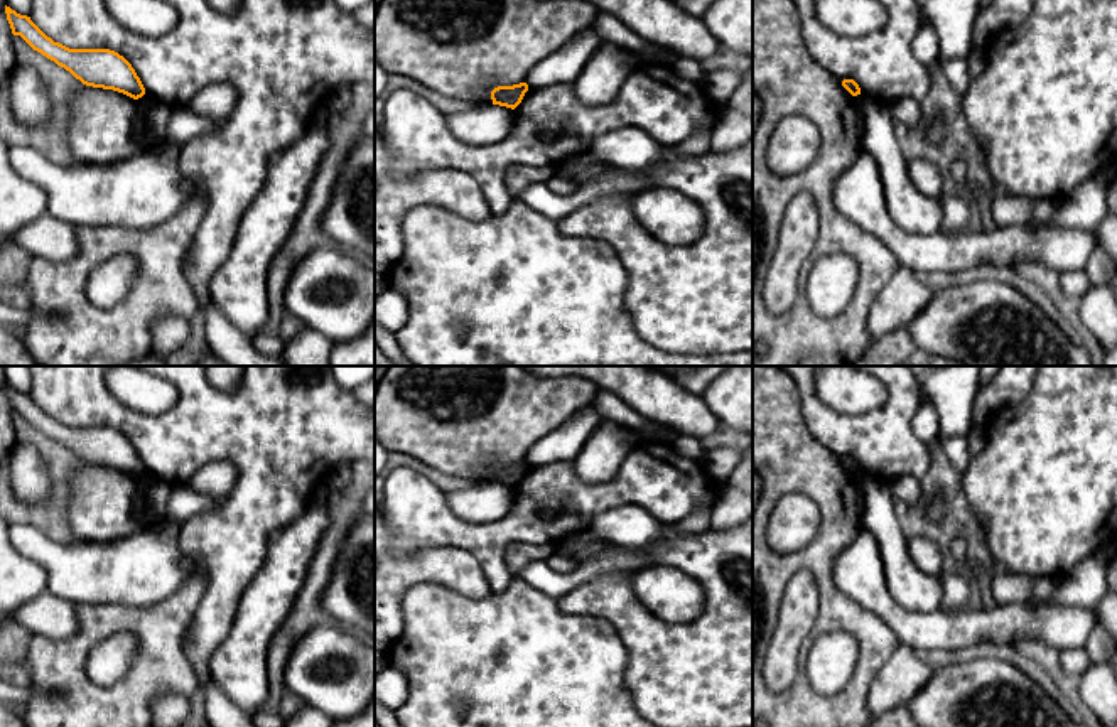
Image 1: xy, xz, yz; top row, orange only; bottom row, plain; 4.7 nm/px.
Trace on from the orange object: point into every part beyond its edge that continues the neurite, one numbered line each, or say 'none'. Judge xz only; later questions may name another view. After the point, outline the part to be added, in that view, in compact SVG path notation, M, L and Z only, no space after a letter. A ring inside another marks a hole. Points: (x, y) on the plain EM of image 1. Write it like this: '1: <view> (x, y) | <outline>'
none

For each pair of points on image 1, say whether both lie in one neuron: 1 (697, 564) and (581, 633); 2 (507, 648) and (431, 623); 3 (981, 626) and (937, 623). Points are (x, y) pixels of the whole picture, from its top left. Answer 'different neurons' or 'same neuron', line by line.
1: different neurons
2: same neuron
3: same neuron

